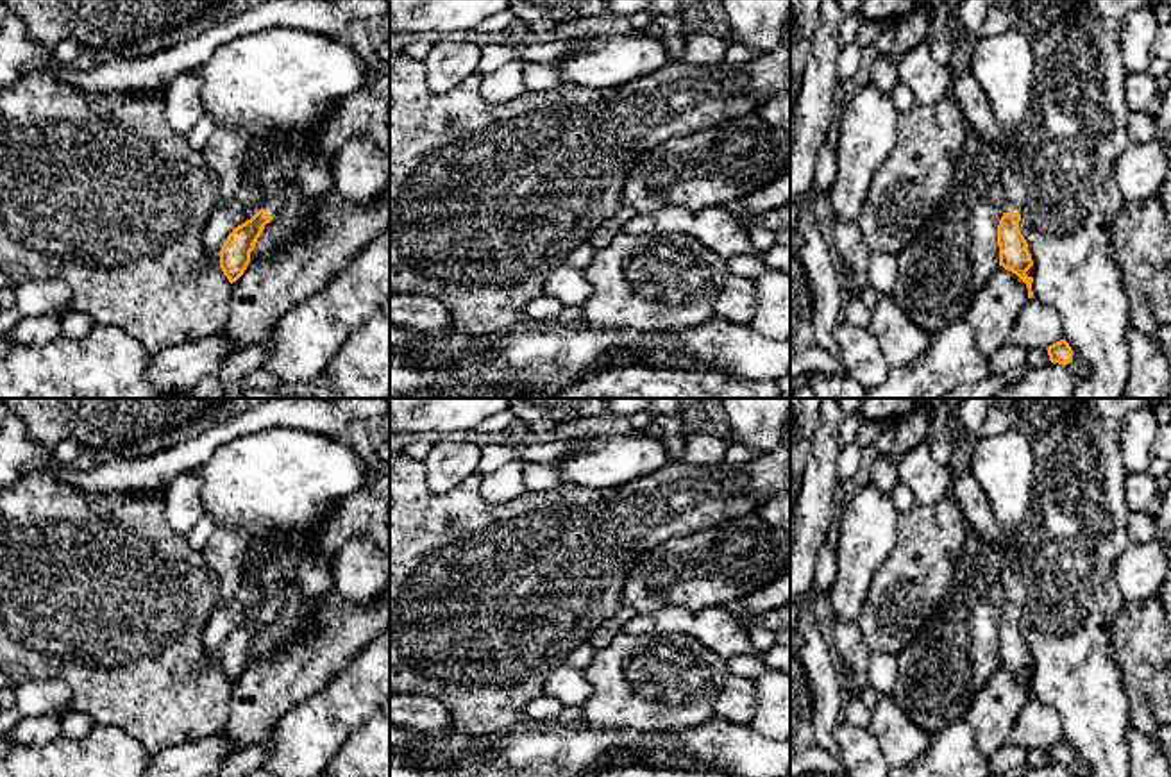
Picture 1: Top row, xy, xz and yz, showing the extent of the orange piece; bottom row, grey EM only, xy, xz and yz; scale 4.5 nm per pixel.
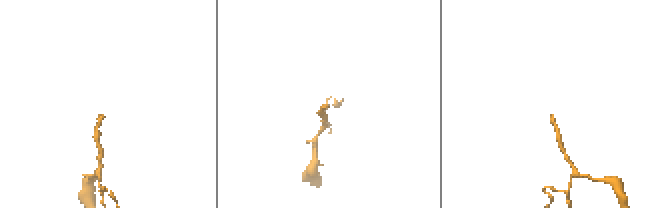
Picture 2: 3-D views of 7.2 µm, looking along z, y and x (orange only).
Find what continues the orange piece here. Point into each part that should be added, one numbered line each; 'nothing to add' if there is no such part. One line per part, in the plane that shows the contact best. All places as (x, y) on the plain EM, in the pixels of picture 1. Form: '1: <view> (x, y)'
1: yz (1014, 586)

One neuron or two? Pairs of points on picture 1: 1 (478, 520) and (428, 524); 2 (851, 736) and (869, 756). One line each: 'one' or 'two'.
1: one
2: one

